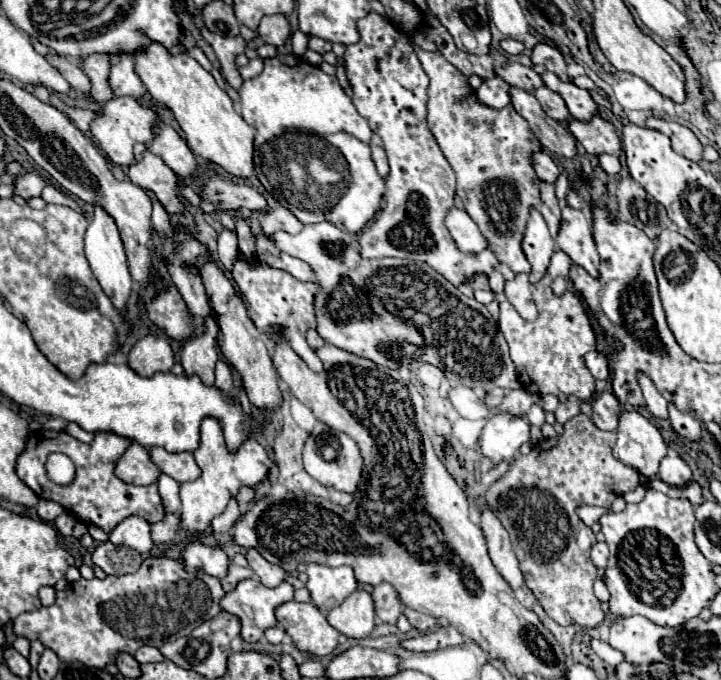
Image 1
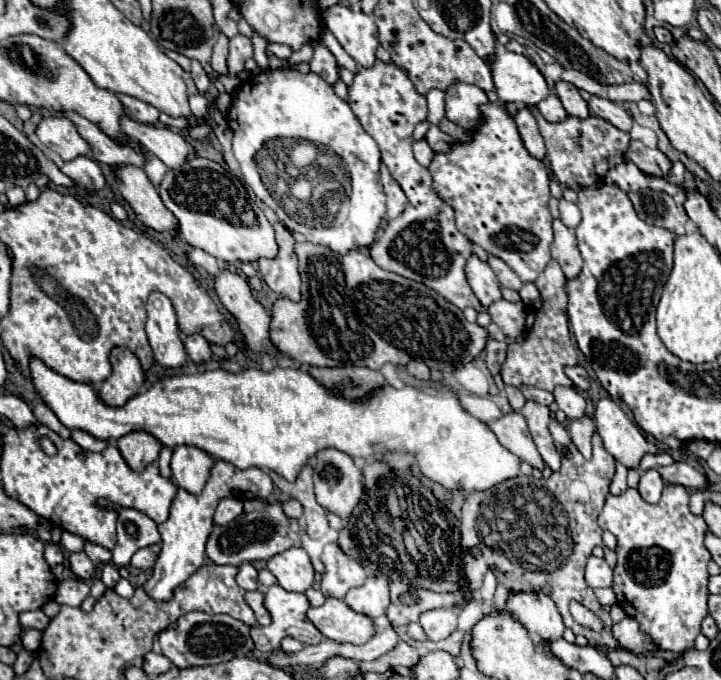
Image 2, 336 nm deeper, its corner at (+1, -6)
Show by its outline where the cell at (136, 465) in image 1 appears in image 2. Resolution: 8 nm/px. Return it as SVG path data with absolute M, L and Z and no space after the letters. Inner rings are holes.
M135 431L135 433L121 437L117 441L117 447L119 447L125 463L133 471L143 471L147 465L157 461L163 445L153 435L143 433L143 431Z

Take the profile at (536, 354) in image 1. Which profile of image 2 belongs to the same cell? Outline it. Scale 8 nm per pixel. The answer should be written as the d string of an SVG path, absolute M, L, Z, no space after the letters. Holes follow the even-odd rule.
M555 259L549 261L545 271L537 277L535 285L541 293L539 305L531 305L527 311L527 325L523 331L523 341L509 345L507 349L507 359L501 365L501 377L505 385L521 389L523 385L527 387L537 387L545 391L553 391L557 385L573 387L571 379L567 379L563 367L575 365L577 363L577 347L571 341L571 331L569 331L569 319L567 319L567 295L563 291L565 275L555 263Z

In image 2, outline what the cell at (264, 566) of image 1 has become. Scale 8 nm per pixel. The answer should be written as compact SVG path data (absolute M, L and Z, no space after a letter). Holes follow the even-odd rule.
M287 549L267 561L267 569L277 577L277 583L287 591L305 591L313 585L313 565L305 549Z

